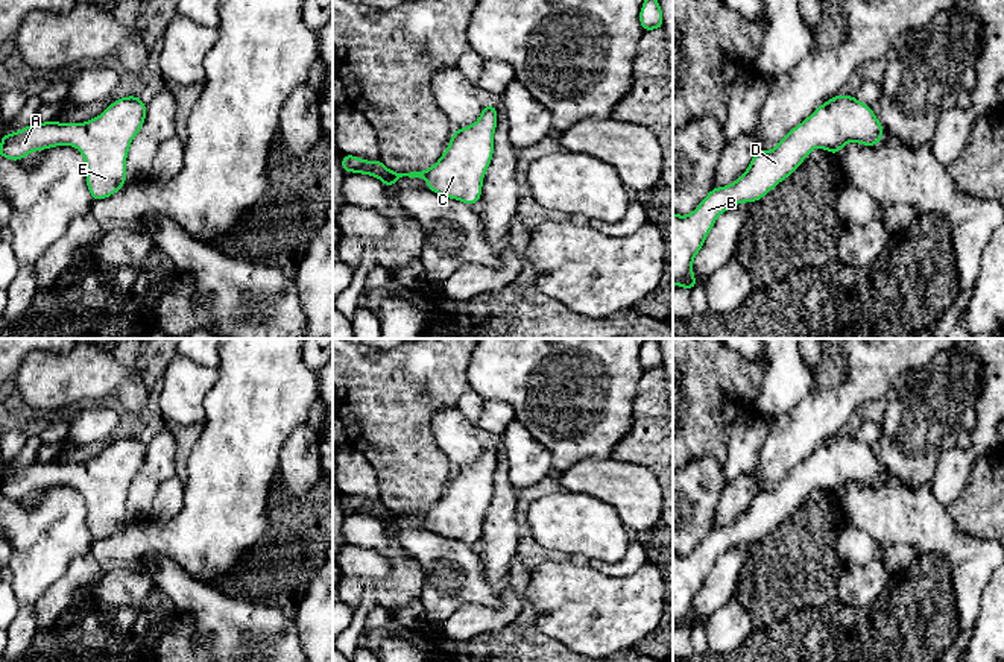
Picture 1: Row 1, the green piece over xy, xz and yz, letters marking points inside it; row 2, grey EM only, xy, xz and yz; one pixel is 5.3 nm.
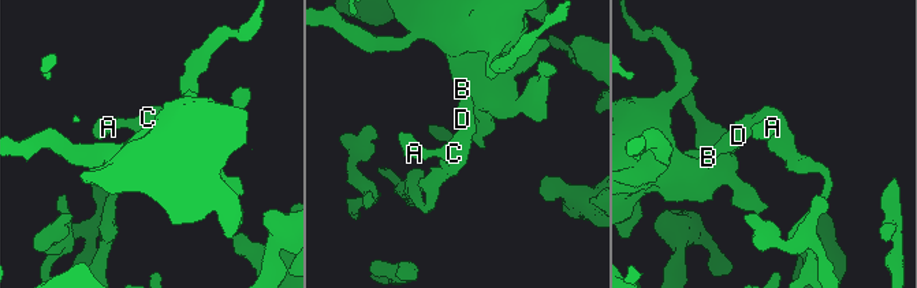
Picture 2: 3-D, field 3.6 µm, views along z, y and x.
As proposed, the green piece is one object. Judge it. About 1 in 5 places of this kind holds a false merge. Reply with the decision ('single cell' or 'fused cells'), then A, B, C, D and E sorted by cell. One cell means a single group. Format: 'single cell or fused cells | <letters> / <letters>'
single cell | A B C D E

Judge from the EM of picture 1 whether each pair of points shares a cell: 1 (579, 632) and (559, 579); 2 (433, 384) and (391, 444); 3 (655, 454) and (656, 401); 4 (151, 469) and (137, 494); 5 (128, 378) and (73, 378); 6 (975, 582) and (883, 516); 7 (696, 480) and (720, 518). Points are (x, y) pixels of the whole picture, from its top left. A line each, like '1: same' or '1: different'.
1: same
2: same
3: same
4: same
5: same
6: same
7: different

